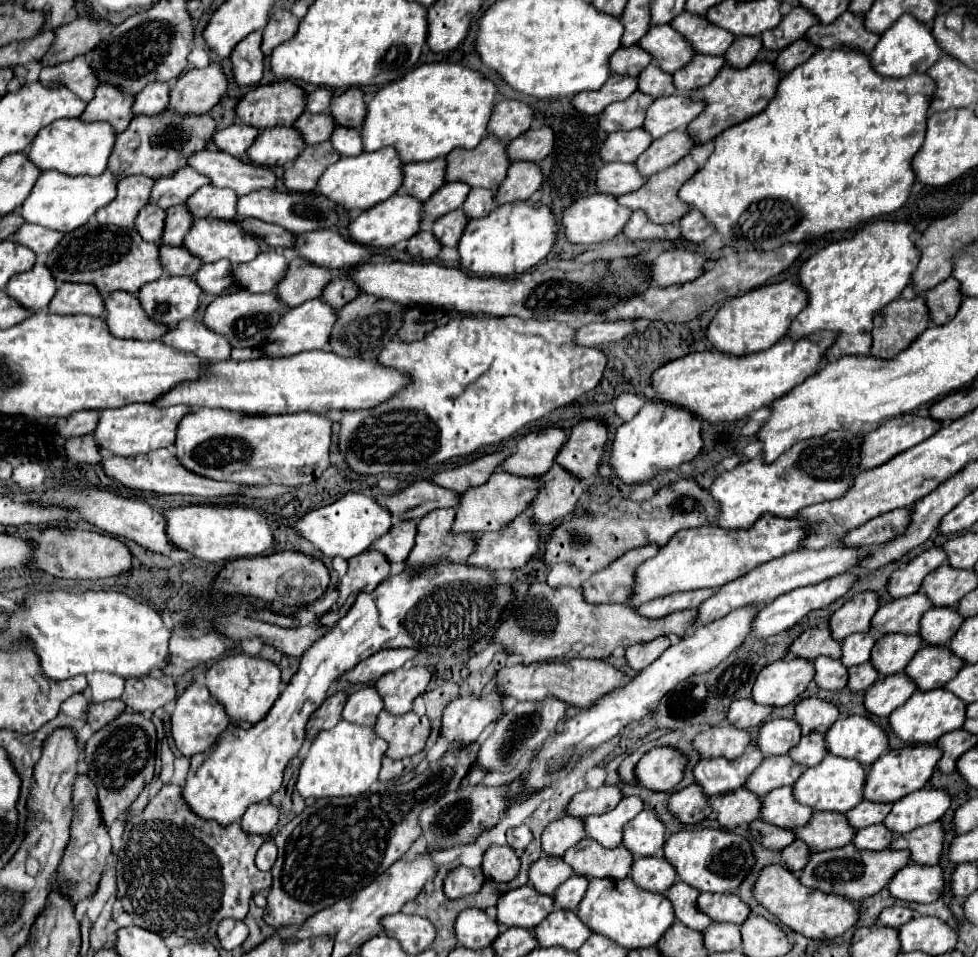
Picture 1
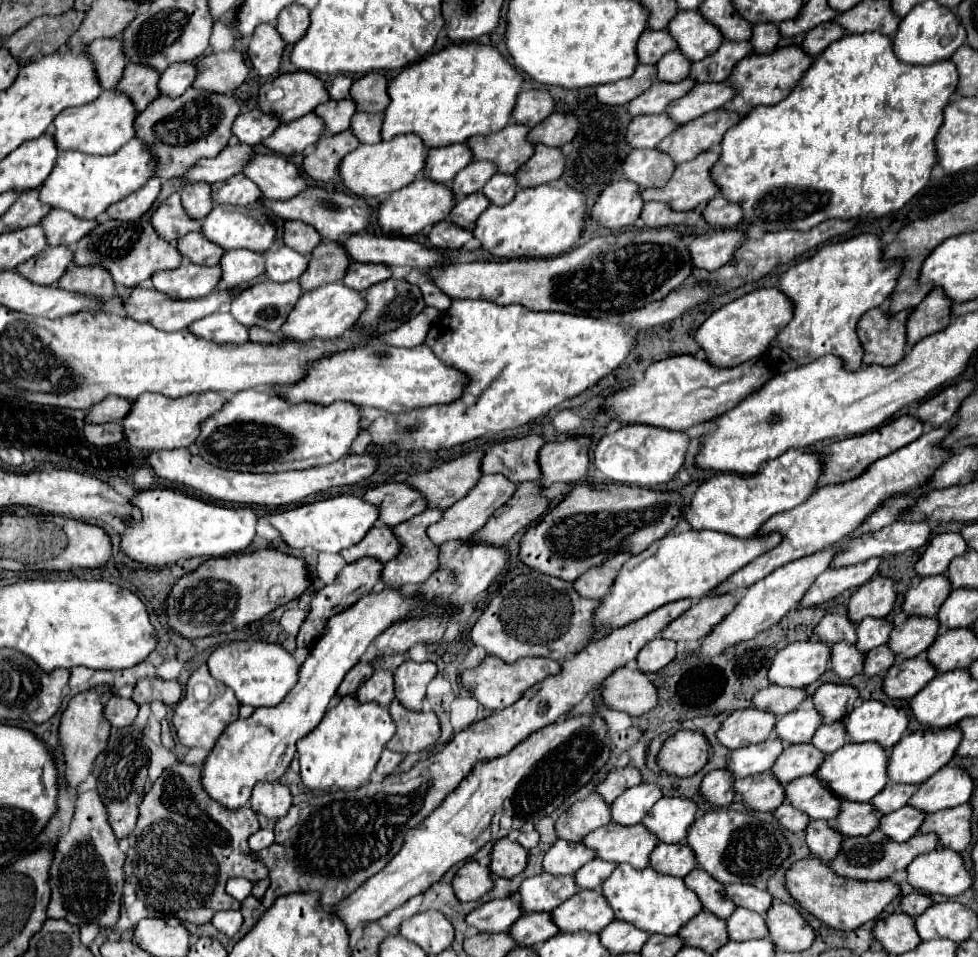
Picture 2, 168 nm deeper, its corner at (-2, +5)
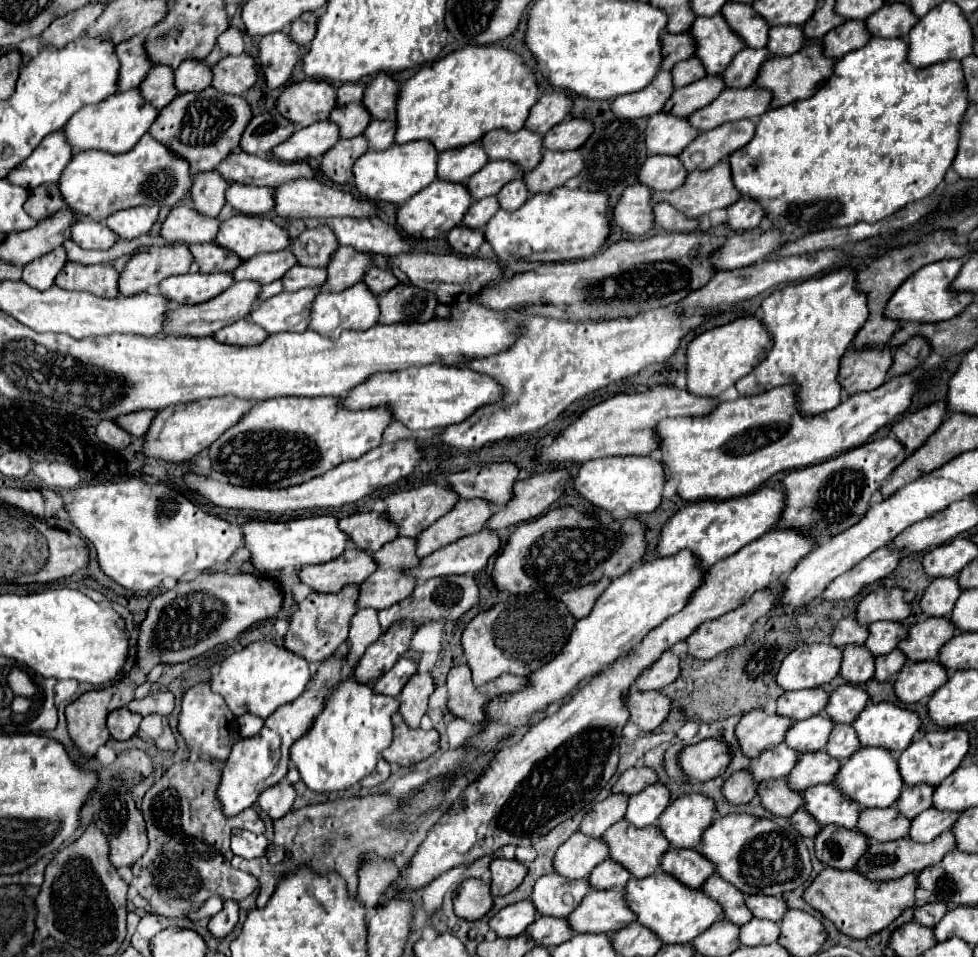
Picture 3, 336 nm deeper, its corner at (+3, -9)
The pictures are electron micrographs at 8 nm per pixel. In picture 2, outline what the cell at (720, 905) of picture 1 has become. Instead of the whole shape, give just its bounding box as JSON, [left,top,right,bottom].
[727,884,773,914]

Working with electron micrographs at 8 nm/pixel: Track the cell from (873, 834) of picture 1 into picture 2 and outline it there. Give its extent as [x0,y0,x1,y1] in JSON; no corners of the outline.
[881,806,927,842]

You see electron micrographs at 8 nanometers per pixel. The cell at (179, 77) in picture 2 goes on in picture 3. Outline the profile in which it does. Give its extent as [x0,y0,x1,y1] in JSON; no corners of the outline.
[174,60,210,94]

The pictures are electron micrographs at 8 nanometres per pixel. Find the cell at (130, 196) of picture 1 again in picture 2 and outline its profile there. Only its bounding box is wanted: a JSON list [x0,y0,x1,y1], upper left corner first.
[107,178,161,220]

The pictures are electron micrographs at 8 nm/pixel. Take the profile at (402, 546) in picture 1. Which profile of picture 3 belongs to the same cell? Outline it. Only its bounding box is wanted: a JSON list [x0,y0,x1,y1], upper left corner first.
[300,544,374,592]

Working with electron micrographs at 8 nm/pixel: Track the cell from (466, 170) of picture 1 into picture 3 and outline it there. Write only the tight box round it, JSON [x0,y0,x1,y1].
[480,128,542,172]

